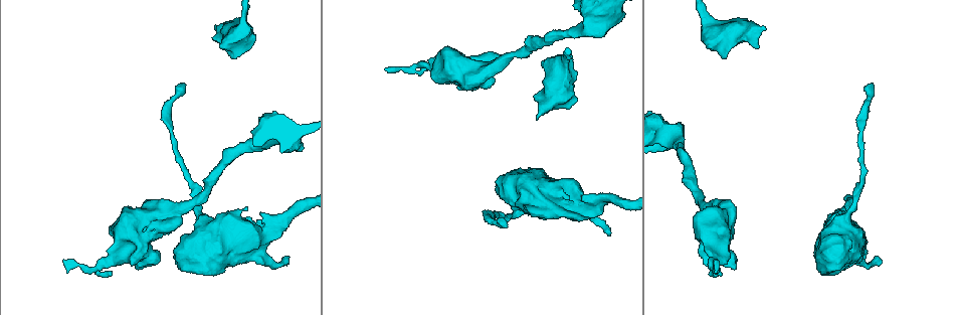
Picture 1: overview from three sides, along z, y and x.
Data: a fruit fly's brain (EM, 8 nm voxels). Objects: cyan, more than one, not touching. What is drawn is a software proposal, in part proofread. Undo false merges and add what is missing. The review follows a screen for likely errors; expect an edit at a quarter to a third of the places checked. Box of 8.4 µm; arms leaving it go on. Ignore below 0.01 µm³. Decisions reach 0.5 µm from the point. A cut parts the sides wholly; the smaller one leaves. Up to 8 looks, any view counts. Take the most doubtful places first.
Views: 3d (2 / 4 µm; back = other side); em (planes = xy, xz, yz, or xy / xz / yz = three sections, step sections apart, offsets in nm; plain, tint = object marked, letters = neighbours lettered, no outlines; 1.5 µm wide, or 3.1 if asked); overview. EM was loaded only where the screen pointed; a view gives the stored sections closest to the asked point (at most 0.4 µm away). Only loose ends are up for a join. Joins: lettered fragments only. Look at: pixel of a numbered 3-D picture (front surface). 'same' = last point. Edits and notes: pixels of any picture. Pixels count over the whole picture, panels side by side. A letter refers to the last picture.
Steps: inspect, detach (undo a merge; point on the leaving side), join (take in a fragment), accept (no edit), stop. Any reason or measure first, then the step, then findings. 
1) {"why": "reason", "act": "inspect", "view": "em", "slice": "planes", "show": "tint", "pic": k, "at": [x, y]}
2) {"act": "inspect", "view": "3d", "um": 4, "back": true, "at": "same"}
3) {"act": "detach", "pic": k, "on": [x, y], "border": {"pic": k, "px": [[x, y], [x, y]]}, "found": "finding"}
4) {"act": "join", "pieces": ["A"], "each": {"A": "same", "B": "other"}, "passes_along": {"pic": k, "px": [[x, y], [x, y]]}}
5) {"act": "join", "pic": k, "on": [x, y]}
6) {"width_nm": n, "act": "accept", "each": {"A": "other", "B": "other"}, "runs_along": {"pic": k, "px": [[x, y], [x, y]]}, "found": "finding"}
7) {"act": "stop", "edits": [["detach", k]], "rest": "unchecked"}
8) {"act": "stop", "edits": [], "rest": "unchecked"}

{"act": "inspect", "view": "3d", "um": 2, "back": true, "pic": 1, "at": [878, 257]}

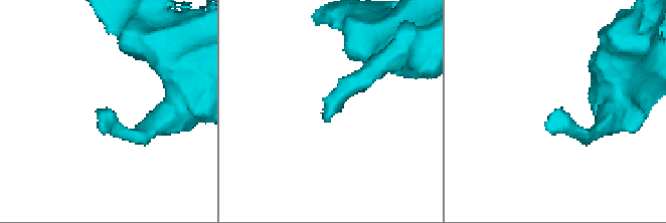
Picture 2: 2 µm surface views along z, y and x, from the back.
{"act": "inspect", "view": "em", "slice": "xz", "step": 8, "show": "tint", "pic": 2, "at": [553, 115]}

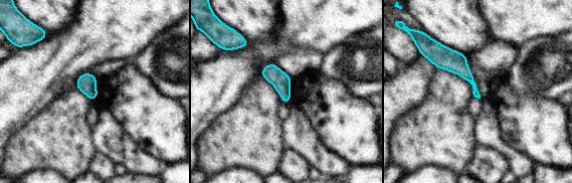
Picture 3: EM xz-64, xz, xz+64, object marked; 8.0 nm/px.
{"act": "inspect", "view": "em", "slice": "planes", "show": "letters", "at": "same"}

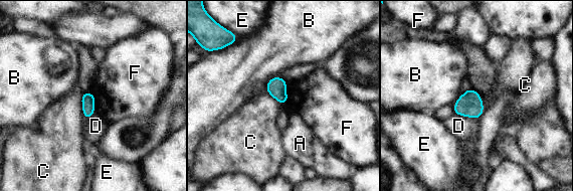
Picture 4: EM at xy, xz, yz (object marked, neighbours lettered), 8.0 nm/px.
{"act": "accept", "each": {"A": "other", "B": "other", "C": "other", "D": "other", "E": "other", "F": "other"}, "border": {"pic": 4, "px": [[480, 93], [483, 114], [472, 119]]}, "found": "no lettered fragment goes on from it"}

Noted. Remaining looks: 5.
{"why": "stops while still wide", "act": "inspect", "view": "em", "slice": "planes", "show": "letters", "pic": 1, "at": [491, 81]}

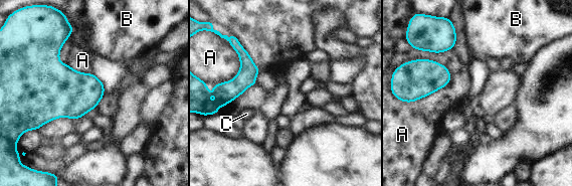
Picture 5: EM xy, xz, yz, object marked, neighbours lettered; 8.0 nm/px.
{"act": "accept", "each": {"A": "other", "B": "other", "C": "other"}, "found": "no lettered fragment goes on from it"}

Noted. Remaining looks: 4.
{"why": "thick turns thin", "act": "inspect", "view": "3d", "um": 4, "pic": 1, "at": [703, 20]}

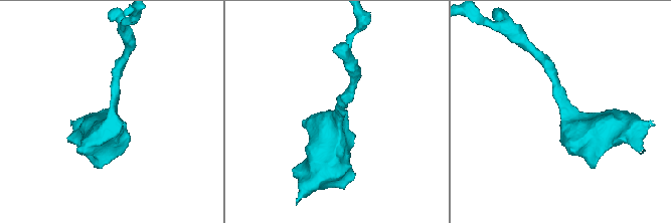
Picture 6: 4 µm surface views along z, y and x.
{"why": "now the EM", "act": "inspect", "view": "em", "slice": "yz", "step": 4, "show": "letters", "pic": 6, "at": [338, 115]}

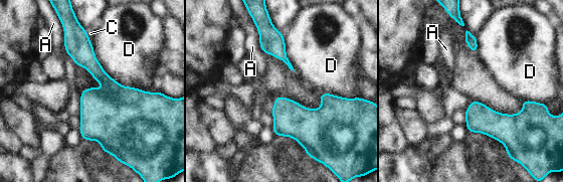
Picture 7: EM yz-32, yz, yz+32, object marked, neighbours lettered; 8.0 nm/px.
{"why": "another direction", "act": "inspect", "view": "em", "slice": "planes", "show": "letters", "at": "same"}

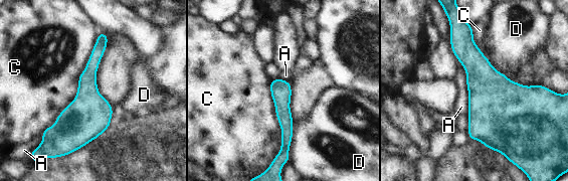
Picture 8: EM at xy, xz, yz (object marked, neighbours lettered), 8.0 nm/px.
{"longest_contact_nm": ["C", 750], "act": "accept", "each": {"A": "other", "C": "other", "D": "other"}, "runs_along": {"pic": 8, "px": [[103, 35], [87, 115], [69, 146]]}, "found": "continuous, no second cell"}

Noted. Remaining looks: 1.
{"act": "stop", "edits": [], "rest": "unchecked"}

